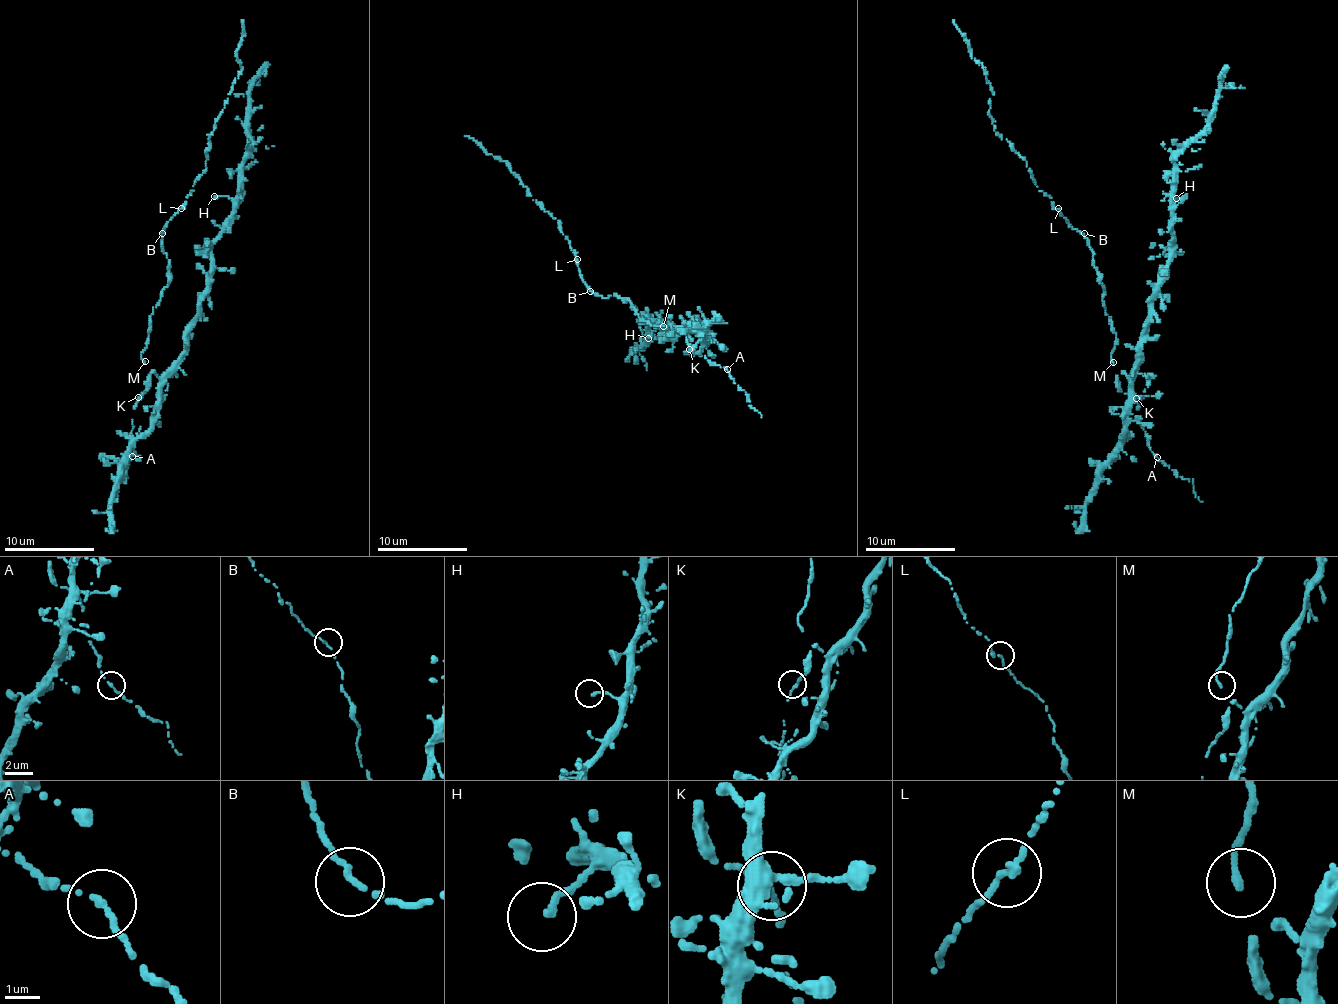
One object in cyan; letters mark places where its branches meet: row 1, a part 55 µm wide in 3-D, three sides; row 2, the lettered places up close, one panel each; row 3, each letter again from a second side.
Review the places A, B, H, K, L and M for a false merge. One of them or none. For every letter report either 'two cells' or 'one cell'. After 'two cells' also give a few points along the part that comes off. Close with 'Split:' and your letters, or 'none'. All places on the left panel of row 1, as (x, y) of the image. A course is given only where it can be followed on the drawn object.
A: one cell
B: one cell
H: one cell
K: one cell
L: one cell
M: one cell
Split: none

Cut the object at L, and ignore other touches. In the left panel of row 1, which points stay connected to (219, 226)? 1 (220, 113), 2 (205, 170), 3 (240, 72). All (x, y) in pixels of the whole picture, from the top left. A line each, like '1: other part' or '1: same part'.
1: other part
2: other part
3: other part

